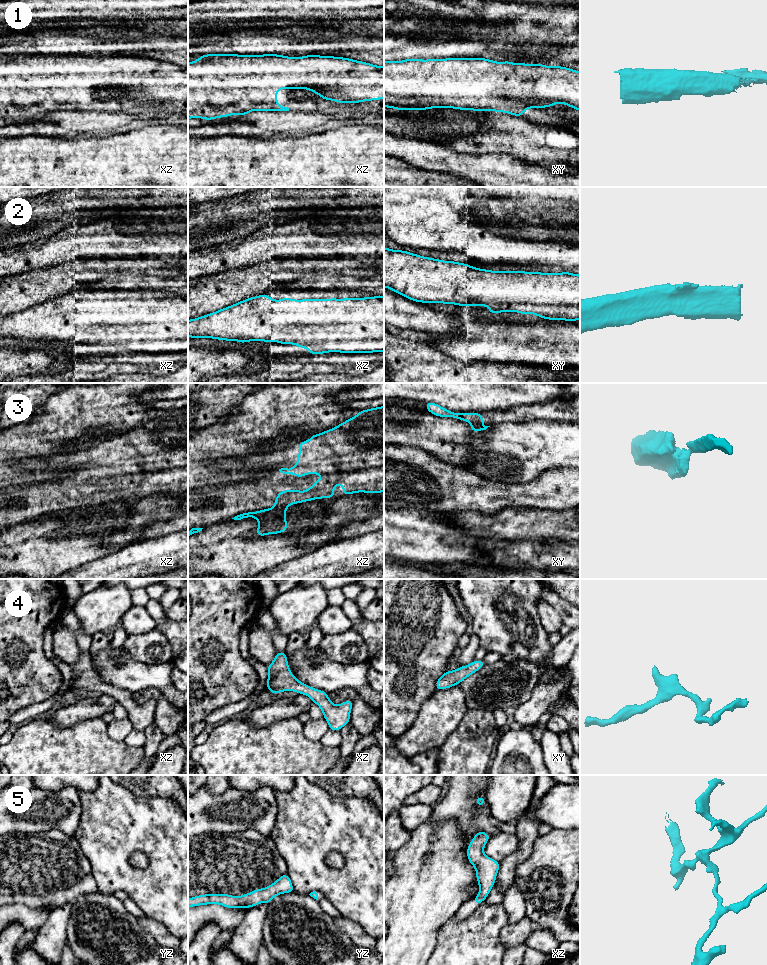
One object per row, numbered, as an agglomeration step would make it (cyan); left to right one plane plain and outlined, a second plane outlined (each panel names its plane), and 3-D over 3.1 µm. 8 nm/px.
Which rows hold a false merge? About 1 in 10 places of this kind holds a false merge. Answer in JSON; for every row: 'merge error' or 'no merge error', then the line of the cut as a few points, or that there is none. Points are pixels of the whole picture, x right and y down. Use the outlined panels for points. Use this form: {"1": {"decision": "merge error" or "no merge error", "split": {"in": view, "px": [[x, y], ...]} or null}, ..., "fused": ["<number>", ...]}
{"1": {"decision": "no merge error", "split": null}, "2": {"decision": "no merge error", "split": null}, "3": {"decision": "merge error", "split": {"in": "xz", "px": [[286, 505], [275, 507]]}}, "4": {"decision": "no merge error", "split": null}, "5": {"decision": "no merge error", "split": null}, "fused": ["3"]}

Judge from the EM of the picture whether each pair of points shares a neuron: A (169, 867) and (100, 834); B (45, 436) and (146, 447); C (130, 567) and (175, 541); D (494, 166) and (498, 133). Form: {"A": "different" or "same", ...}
{"A": "same", "B": "different", "C": "same", "D": "different"}

